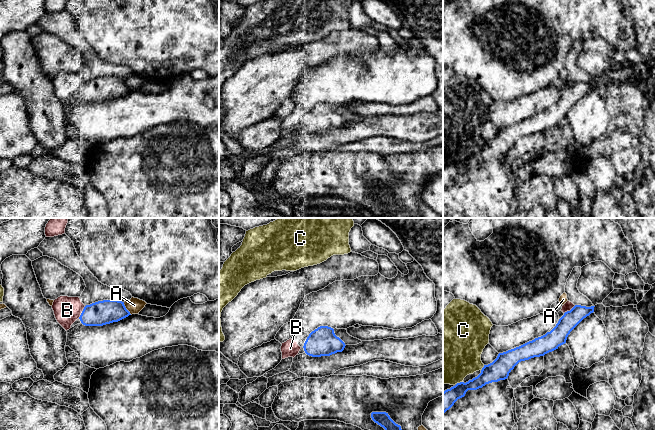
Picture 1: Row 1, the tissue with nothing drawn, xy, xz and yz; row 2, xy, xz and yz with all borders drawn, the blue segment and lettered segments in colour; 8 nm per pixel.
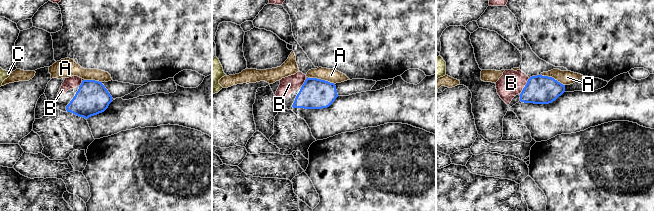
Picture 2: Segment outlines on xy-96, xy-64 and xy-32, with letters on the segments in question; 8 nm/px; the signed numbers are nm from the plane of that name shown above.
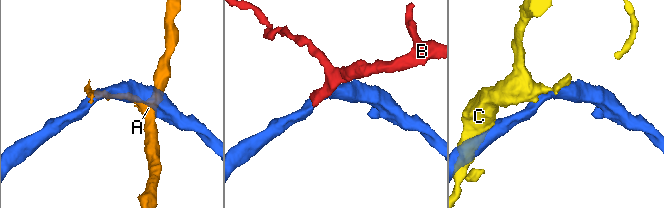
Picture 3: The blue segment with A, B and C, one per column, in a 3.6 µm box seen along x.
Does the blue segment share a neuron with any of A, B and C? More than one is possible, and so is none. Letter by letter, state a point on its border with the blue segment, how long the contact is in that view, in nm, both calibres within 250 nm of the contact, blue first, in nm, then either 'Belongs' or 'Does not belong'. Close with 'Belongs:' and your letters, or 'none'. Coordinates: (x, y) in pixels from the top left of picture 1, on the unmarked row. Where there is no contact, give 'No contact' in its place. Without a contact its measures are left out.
A: Touches blue at xy (125, 84). Shared border 120 nm. Thickness 200 nm (blue) against 120 nm. Does not belong
B: Touches blue at xy (82, 88). Shared border 120 nm. Thickness 200 nm (blue) against 220 nm. Belongs
C: Touches blue at yz (482, 144). Shared border 50 nm. Thickness 170 nm (blue) against 400 nm. Does not belong
Belongs: B

